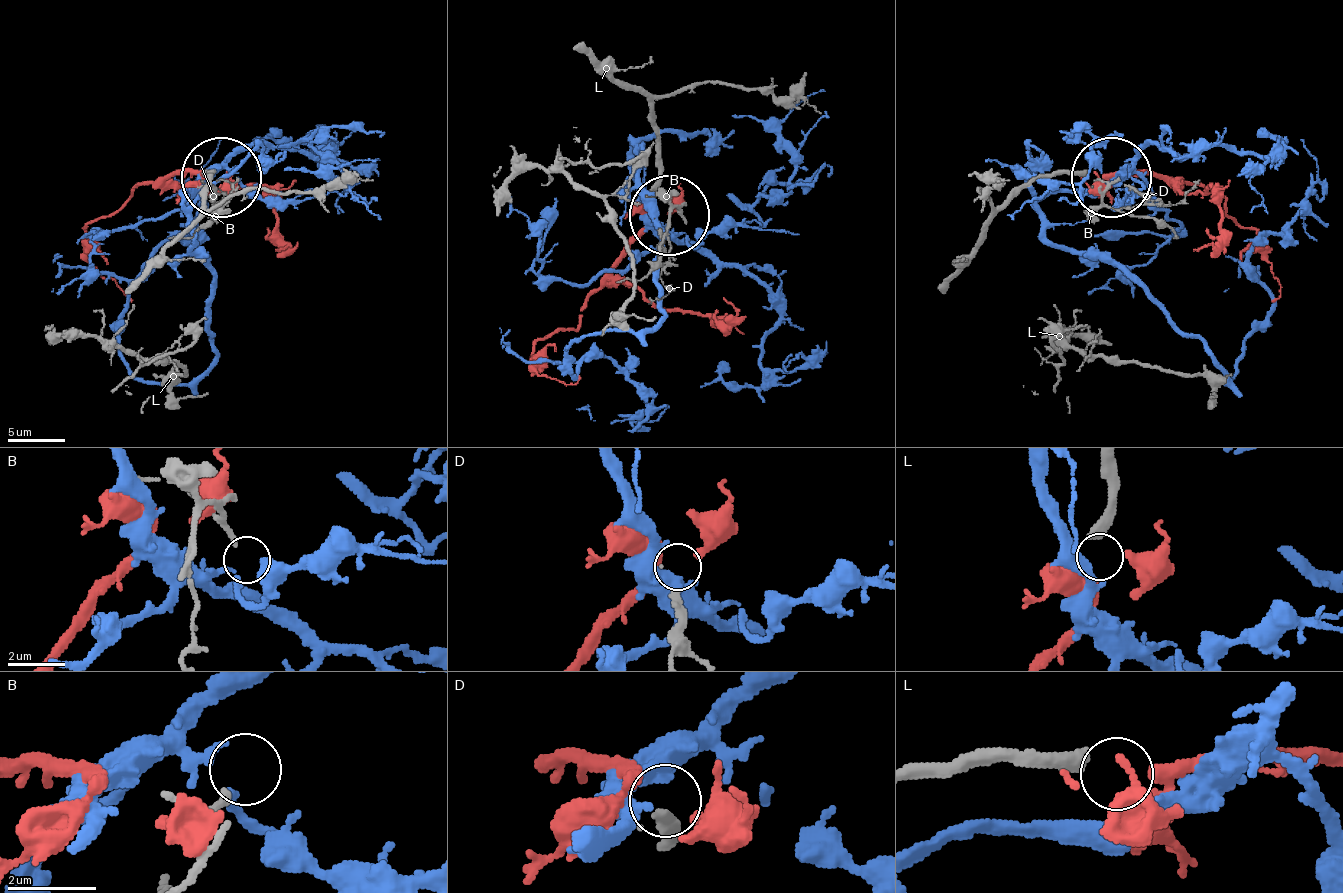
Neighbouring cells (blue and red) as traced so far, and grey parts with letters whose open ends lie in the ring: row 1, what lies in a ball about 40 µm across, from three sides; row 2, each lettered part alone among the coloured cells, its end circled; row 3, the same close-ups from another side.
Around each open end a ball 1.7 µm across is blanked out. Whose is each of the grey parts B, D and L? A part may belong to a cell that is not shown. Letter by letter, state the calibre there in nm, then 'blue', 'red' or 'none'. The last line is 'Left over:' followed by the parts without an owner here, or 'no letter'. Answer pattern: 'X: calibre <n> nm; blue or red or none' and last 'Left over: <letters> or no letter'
B: calibre 170 nm; none
D: calibre 30 nm; none
L: calibre 420 nm; red
Left over: B, D

